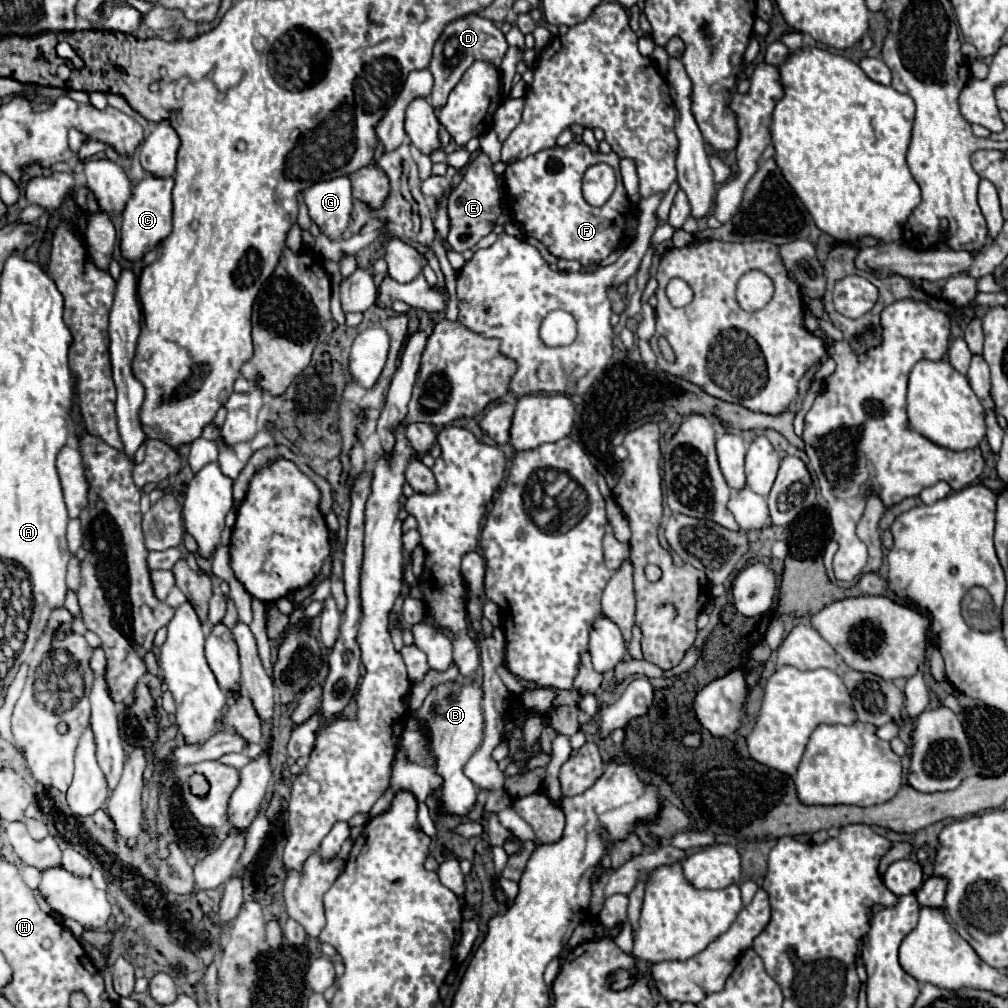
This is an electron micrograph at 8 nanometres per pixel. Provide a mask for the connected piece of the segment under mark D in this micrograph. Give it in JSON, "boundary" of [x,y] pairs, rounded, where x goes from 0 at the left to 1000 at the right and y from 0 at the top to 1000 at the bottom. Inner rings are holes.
{"boundary":[[[463,14],[463,16],[457,16],[449,22],[445,22],[439,30],[439,34],[436,36],[436,40],[432,42],[432,48],[430,48],[430,58],[428,58],[428,63],[426,63],[426,69],[432,77],[432,85],[430,85],[430,91],[426,95],[428,103],[432,107],[436,107],[438,103],[441,103],[445,91],[451,87],[451,83],[457,79],[459,71],[471,62],[471,60],[479,60],[479,62],[485,62],[489,65],[495,65],[501,52],[503,52],[503,40],[499,36],[499,32],[483,18],[477,18],[475,14]]]}

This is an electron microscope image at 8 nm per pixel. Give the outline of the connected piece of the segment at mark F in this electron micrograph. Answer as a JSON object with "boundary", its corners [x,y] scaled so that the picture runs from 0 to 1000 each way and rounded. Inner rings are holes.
{"boundary":[[[564,141],[559,147],[549,145],[529,155],[523,155],[521,159],[503,163],[501,185],[509,200],[507,202],[509,216],[517,222],[517,226],[525,234],[541,242],[543,248],[551,252],[553,256],[572,258],[578,264],[584,264],[588,260],[600,258],[616,240],[616,234],[620,230],[618,212],[624,206],[624,196],[620,192],[620,187],[614,175],[614,155],[610,151],[604,151],[604,153],[586,151],[586,147],[580,141]],[[592,161],[608,163],[612,171],[612,187],[608,190],[608,196],[604,196],[604,200],[596,206],[584,204],[576,192],[576,177],[580,173],[580,167]],[[551,194],[557,198],[551,200]]]}

